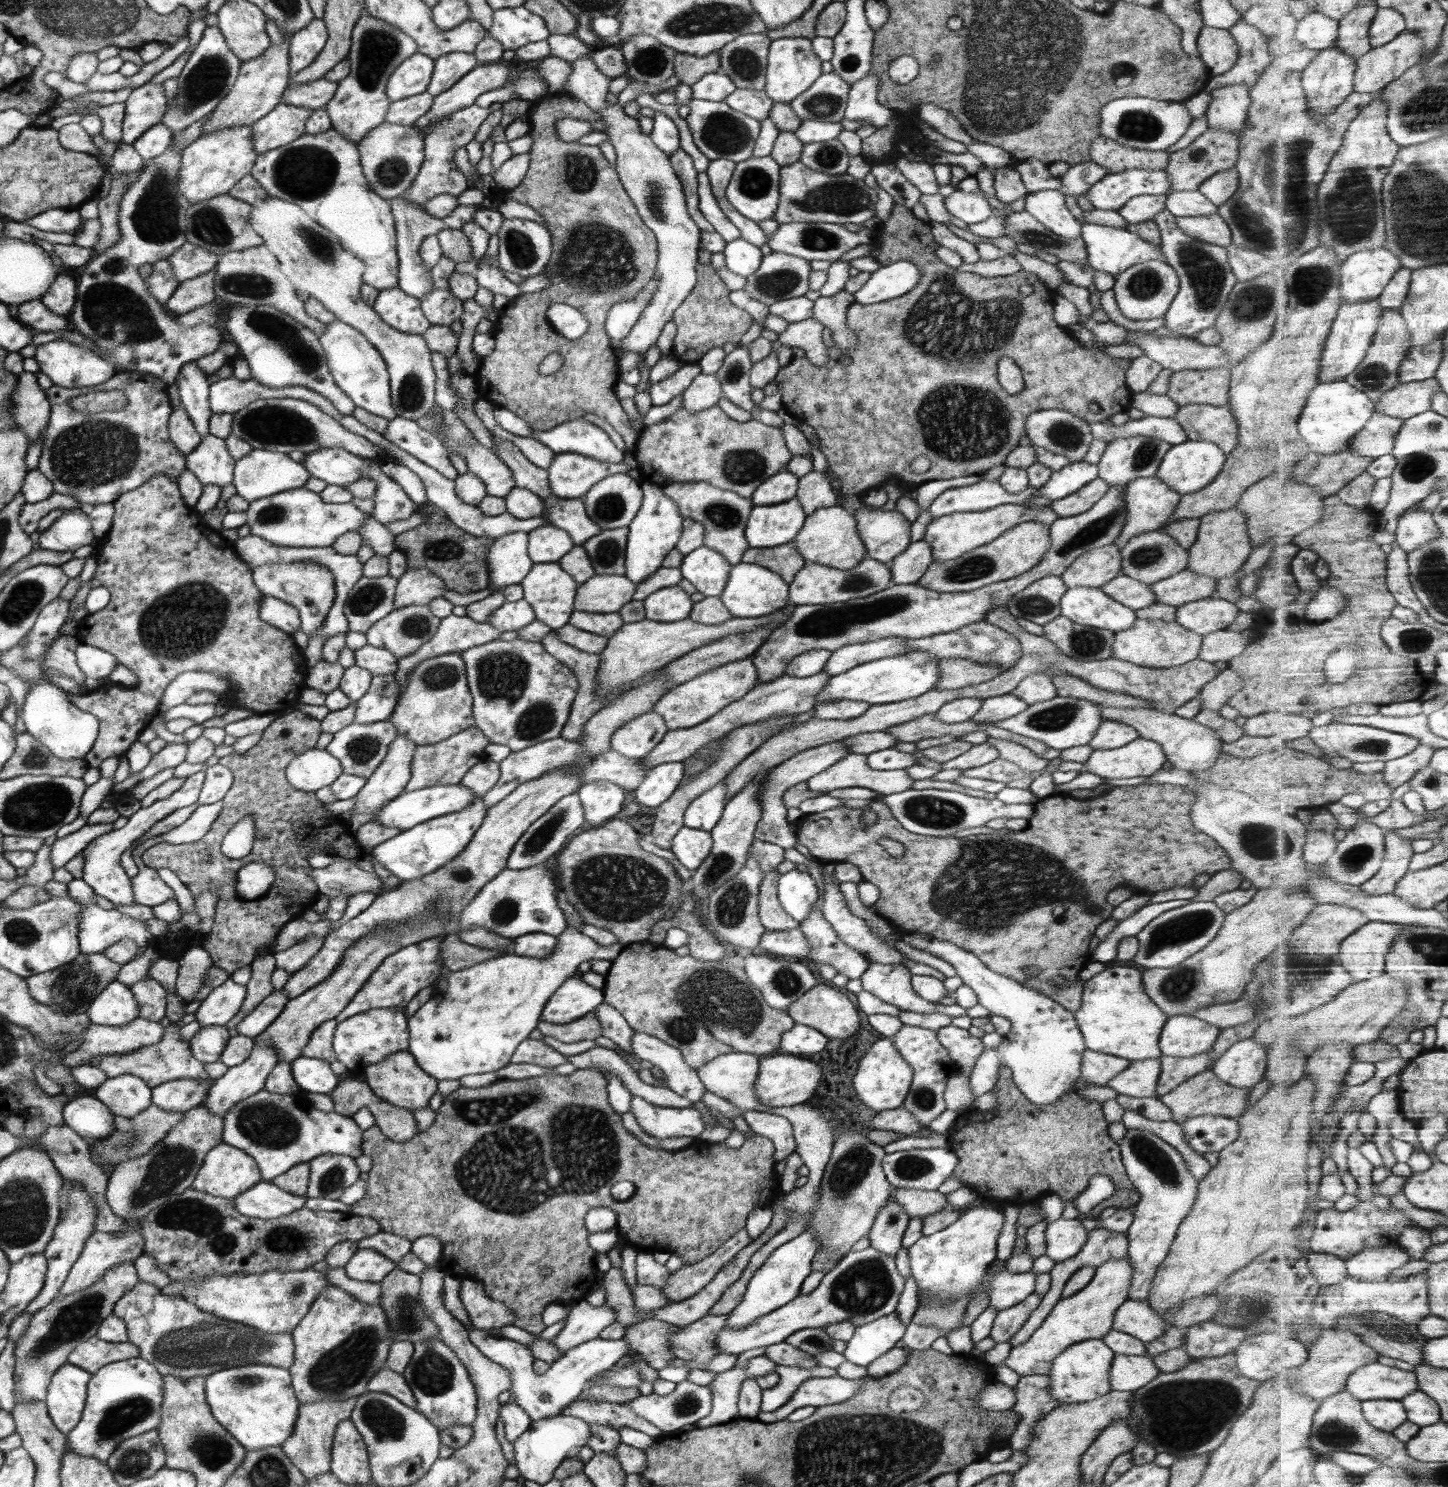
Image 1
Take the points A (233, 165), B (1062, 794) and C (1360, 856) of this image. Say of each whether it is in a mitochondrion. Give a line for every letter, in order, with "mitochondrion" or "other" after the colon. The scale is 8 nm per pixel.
A: other
B: other
C: mitochondrion

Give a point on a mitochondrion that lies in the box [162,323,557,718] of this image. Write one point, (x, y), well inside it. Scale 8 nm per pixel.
(267, 424)

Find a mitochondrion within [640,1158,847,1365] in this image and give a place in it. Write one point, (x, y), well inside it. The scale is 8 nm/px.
(814, 1341)

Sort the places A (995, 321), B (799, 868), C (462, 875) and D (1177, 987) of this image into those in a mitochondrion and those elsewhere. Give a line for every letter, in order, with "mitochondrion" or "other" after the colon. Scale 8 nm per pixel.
A: mitochondrion
B: other
C: other
D: mitochondrion

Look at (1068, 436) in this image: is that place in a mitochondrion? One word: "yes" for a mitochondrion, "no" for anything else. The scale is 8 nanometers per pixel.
yes

